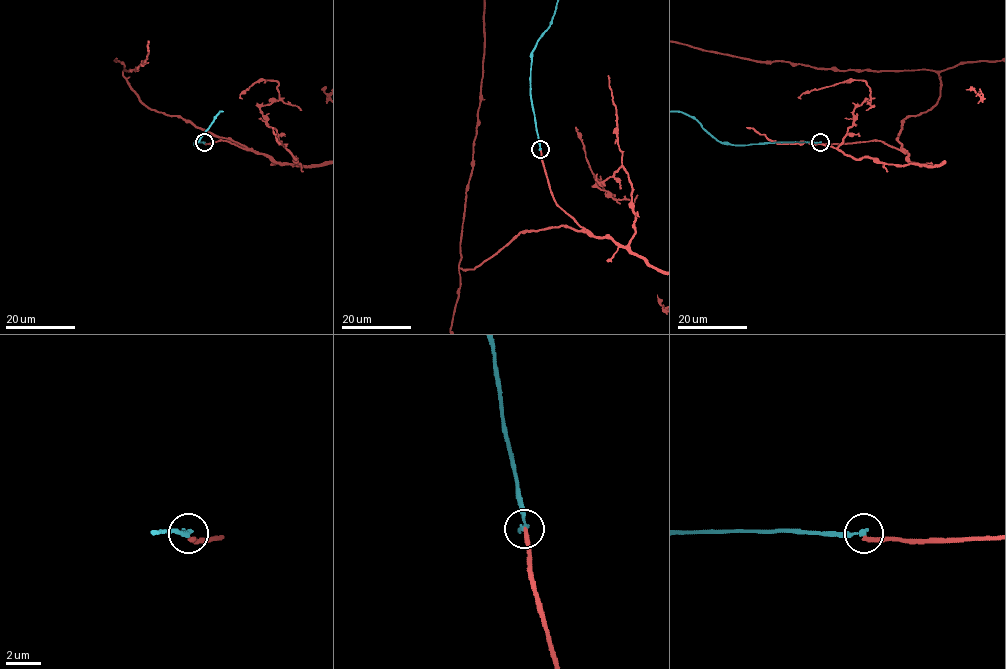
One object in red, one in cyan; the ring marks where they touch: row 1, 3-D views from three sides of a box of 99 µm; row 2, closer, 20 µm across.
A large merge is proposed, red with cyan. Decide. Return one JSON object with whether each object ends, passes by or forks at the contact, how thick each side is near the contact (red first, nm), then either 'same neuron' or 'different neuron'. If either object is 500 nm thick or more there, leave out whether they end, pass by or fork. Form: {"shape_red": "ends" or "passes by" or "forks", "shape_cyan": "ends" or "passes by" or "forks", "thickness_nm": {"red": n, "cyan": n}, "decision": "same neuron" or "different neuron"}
{"shape_red": "ends", "shape_cyan": "ends", "thickness_nm": {"red": 240, "cyan": 240}, "decision": "different neuron"}

